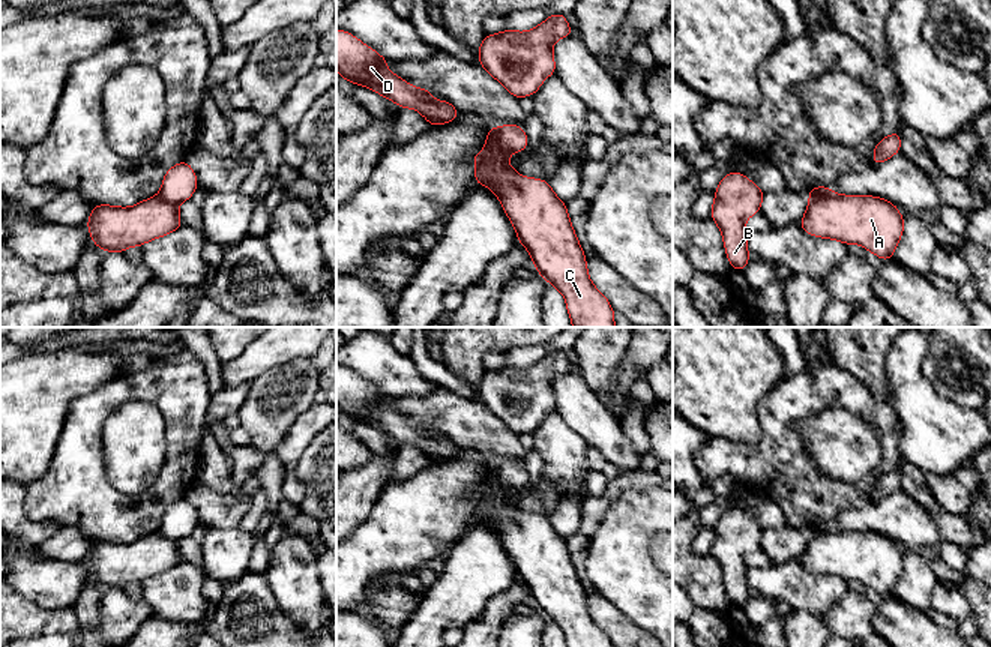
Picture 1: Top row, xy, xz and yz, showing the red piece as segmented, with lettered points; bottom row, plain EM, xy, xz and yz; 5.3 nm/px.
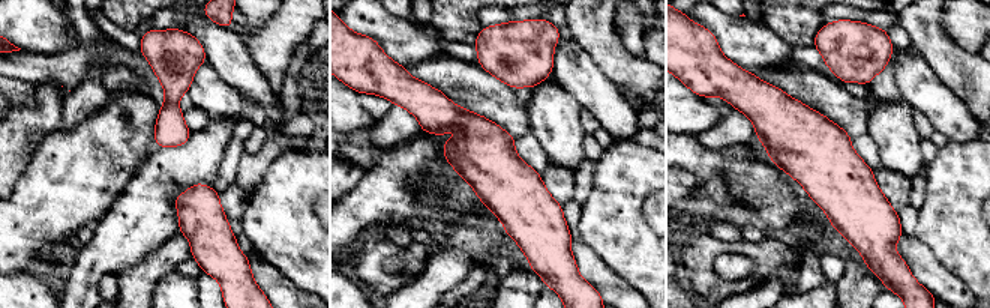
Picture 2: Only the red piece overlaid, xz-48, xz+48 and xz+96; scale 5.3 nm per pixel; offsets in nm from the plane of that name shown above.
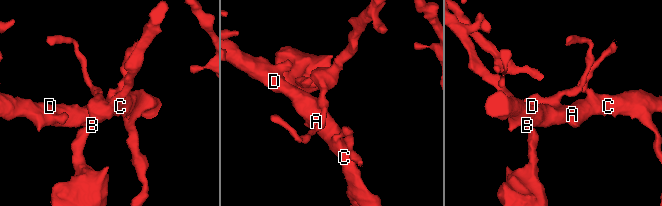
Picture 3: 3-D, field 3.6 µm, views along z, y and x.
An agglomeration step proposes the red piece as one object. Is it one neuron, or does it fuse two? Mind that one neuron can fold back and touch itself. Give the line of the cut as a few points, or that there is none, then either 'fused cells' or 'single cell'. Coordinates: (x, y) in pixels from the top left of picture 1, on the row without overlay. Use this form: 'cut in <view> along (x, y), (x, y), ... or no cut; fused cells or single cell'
cut in xz along (497, 466), (497, 478), (509, 488); fused cells

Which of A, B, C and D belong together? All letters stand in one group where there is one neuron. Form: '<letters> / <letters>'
A C D / B

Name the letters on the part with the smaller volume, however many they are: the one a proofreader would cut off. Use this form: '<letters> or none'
B

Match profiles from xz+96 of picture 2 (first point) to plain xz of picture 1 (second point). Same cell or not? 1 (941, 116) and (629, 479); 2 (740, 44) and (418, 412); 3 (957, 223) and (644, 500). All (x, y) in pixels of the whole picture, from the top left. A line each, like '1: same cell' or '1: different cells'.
1: different cells
2: different cells
3: same cell

